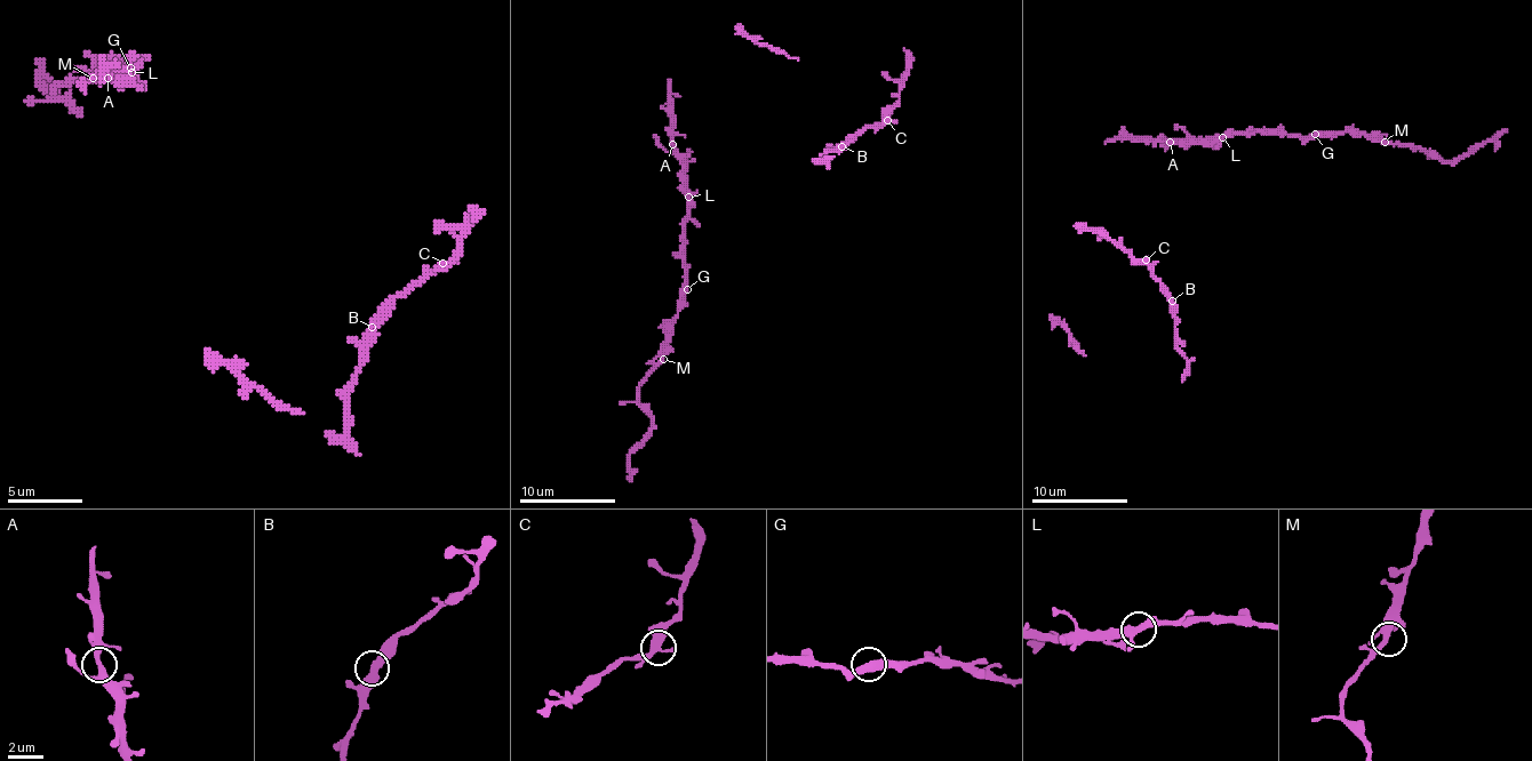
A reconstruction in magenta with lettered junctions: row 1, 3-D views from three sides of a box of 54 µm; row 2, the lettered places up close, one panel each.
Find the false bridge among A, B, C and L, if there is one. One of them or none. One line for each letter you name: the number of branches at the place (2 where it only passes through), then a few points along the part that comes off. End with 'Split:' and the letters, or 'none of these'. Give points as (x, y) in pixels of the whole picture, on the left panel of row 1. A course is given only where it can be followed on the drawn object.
Split: none of these

